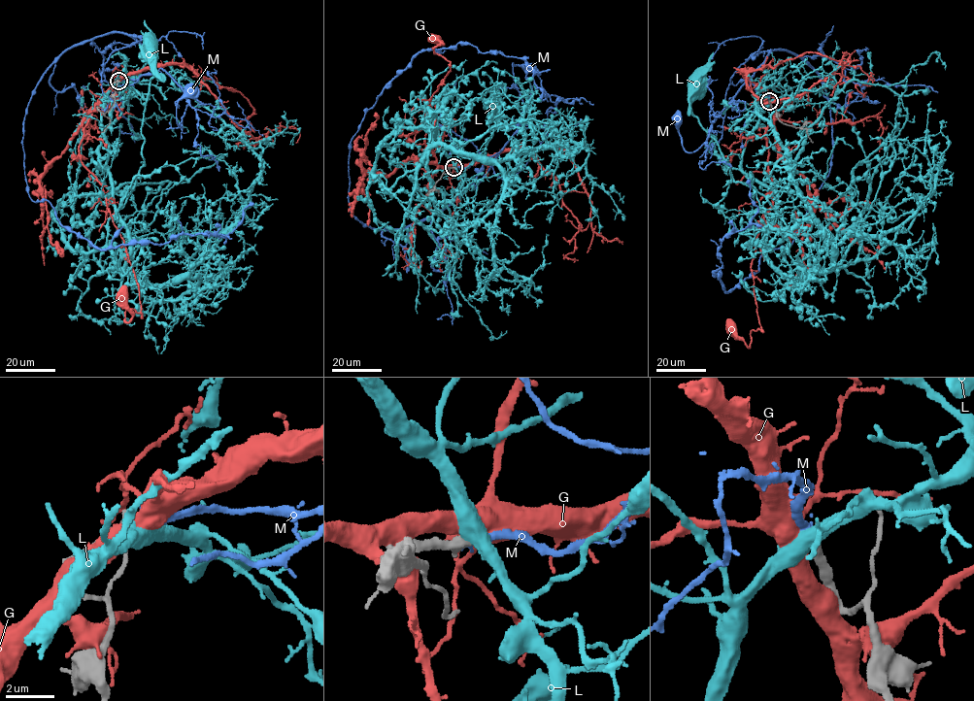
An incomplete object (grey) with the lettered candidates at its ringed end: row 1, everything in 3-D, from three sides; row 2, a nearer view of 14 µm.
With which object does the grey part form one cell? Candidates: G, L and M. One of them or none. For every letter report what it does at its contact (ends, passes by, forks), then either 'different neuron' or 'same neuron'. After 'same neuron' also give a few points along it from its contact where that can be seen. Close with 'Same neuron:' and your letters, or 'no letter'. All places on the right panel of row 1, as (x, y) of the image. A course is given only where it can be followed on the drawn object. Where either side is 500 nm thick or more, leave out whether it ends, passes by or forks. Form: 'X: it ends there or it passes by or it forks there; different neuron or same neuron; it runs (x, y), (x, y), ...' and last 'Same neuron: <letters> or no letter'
G: it forks there; different neuron
L: different neuron
M: same neuron; it runs (769, 101), (750, 80), (743, 83), (712, 122), (707, 139), (692, 152), (684, 149), (676, 118)
Same neuron: M

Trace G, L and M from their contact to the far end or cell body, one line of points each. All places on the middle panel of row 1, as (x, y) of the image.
G: (453, 167), (439, 165), (405, 136), (420, 129), (429, 100), (450, 71), (434, 50), (442, 42), (435, 39)
L: (453, 167), (433, 116), (432, 136), (445, 99), (421, 126), (459, 122), (496, 87), (492, 103)
M: (453, 168), (468, 167), (481, 157), (498, 153), (515, 131), (524, 106), (517, 87), (513, 63), (530, 67)

